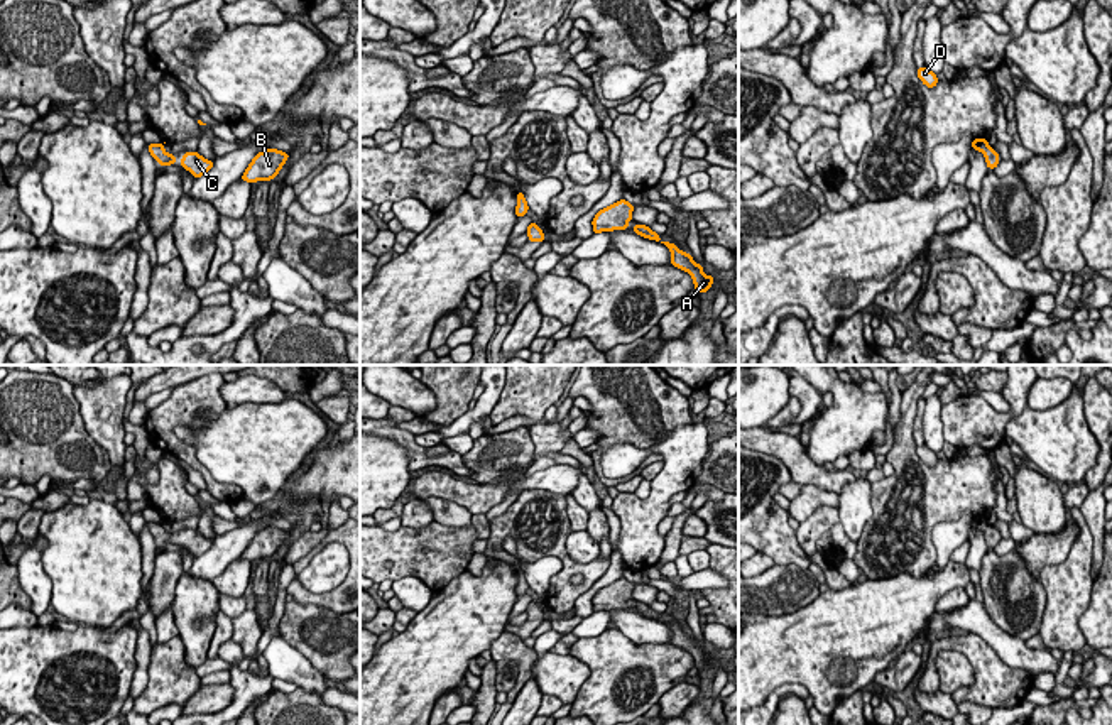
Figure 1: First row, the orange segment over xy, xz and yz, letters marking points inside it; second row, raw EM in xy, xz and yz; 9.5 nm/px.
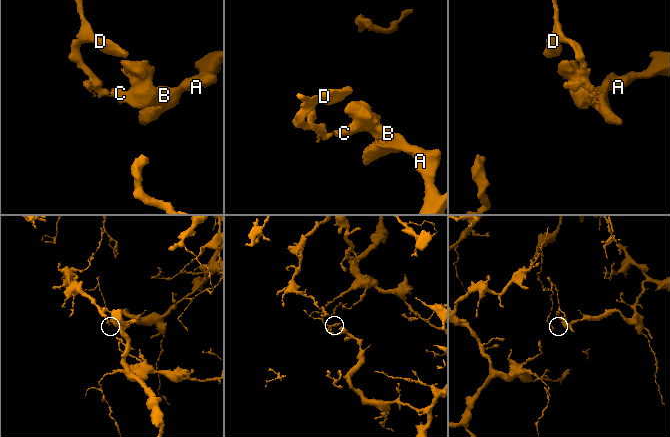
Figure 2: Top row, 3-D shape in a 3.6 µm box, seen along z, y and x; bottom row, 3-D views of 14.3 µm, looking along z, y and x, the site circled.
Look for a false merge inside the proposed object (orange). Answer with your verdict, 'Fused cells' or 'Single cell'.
Single cell

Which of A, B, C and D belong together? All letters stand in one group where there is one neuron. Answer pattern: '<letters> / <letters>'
A B C D

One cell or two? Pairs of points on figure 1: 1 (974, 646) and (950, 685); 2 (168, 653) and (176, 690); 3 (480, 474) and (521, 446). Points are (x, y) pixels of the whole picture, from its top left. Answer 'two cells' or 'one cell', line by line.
1: two cells
2: one cell
3: one cell

